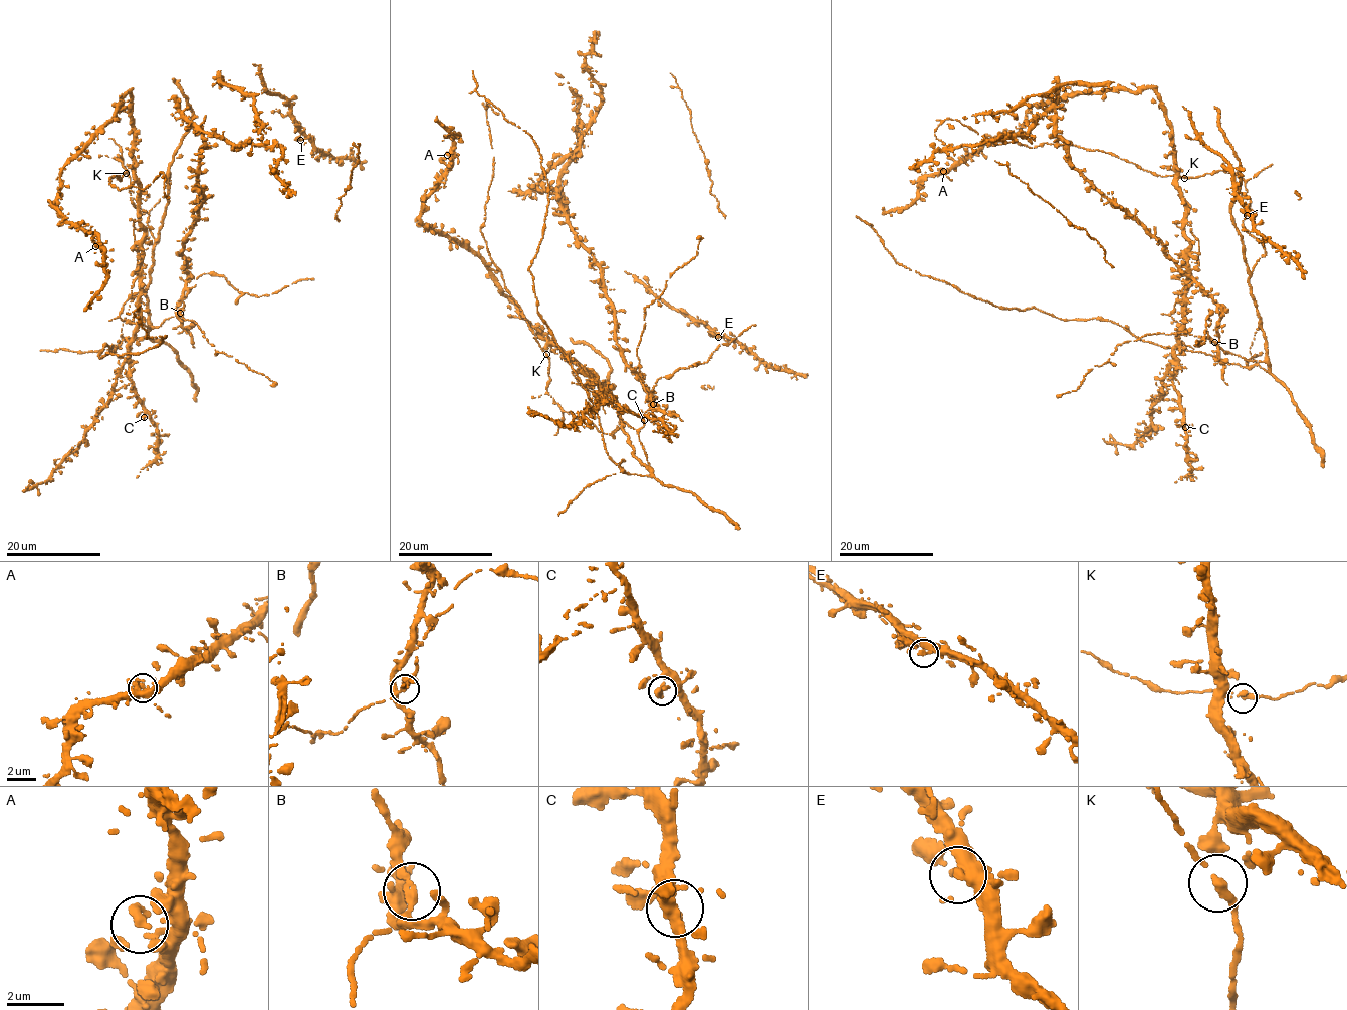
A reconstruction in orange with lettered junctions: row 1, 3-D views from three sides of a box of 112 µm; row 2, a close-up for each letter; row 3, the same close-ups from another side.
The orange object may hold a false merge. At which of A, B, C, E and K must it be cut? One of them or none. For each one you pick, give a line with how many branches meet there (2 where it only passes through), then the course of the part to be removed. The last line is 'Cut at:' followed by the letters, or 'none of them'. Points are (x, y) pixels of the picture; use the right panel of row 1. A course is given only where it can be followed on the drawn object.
Cut at: none of them

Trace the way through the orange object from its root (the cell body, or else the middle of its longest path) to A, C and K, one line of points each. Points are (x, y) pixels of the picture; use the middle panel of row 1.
A: (650, 408), (638, 433), (651, 475), (628, 474), (593, 405), (607, 392), (487, 264), (420, 219), (447, 155)
C: (650, 408), (638, 433), (651, 475), (628, 474), (608, 455), (593, 403), (607, 400), (644, 420)
K: (650, 408), (638, 433), (651, 475), (628, 474), (608, 455), (593, 405), (607, 392), (554, 345), (546, 354)

